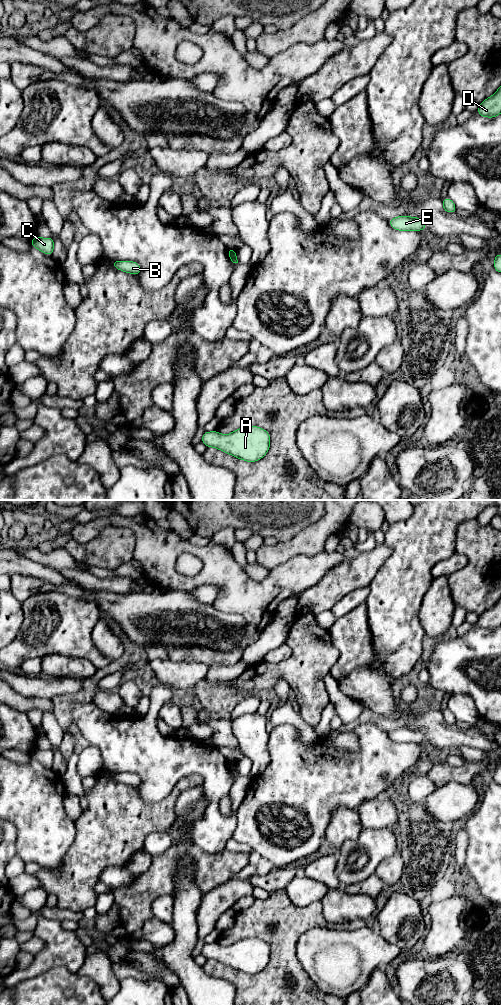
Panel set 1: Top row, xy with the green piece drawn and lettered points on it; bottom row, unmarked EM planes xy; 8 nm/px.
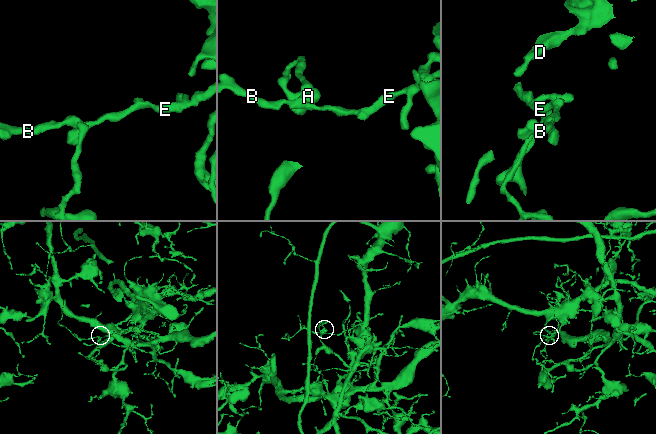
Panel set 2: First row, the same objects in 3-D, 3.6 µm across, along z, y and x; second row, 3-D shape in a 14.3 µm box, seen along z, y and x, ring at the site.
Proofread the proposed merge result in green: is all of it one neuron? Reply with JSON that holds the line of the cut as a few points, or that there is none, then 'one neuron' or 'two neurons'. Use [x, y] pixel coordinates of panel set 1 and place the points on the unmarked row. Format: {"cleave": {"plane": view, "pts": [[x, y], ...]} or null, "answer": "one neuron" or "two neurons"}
{"cleave": {"plane": "xy", "pts": [[235, 767], [232, 773]]}, "answer": "two neurons"}

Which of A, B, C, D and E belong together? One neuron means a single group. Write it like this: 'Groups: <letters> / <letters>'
Groups: A / B C D E

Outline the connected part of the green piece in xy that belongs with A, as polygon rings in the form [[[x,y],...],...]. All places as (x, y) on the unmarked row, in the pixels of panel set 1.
[[[245,938],[223,947],[217,943],[206,943],[201,954],[207,959],[217,960],[247,974],[263,970],[270,960],[269,945],[258,938]]]

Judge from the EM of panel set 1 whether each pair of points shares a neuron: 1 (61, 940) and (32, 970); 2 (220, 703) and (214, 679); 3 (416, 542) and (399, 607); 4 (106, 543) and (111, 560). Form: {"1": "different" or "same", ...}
{"1": "same", "2": "different", "3": "same", "4": "same"}

